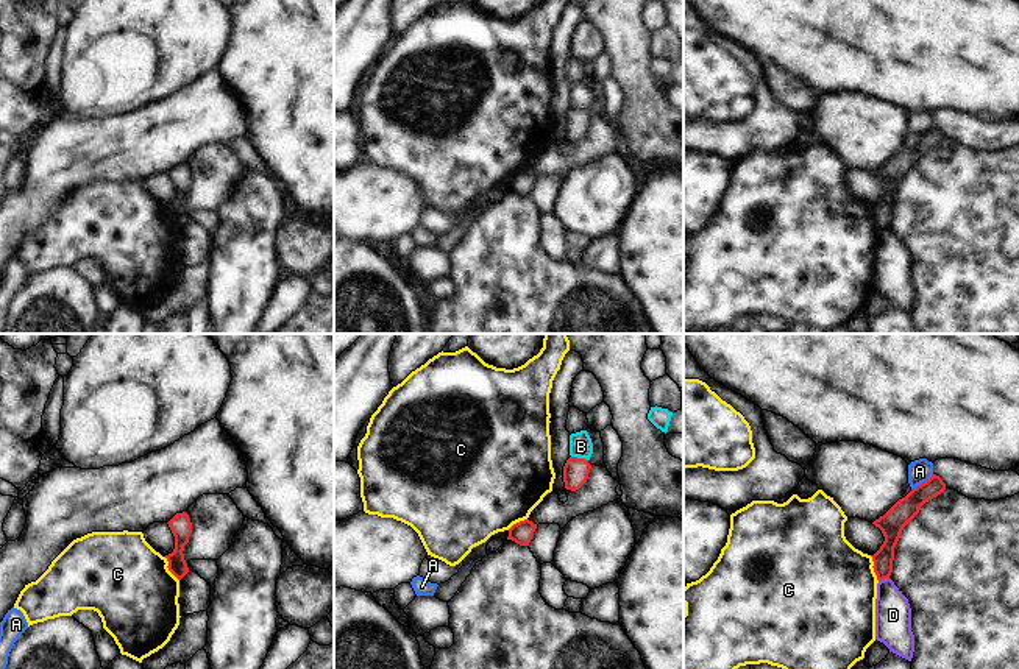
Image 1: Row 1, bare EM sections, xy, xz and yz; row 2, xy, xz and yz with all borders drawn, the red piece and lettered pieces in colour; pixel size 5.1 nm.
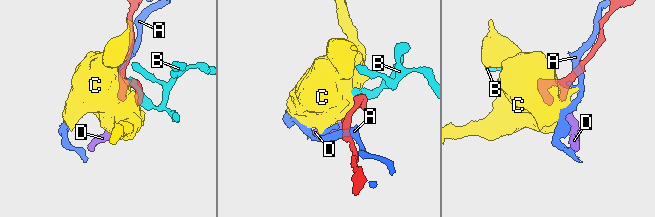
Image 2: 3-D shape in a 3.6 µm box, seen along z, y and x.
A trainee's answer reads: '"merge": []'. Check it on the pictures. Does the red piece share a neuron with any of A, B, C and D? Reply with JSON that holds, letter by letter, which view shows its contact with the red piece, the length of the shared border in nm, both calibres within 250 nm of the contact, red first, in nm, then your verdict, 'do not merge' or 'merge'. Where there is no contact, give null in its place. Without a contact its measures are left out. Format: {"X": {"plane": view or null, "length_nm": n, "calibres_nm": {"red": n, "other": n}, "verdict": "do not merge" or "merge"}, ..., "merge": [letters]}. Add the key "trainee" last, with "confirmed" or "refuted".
{"A": {"plane": "yz", "length_nm": 140, "calibres_nm": {"red": 120, "other": 120}, "verdict": "do not merge"}, "B": {"plane": "xz", "length_nm": 90, "calibres_nm": {"red": 130, "other": 120}, "verdict": "do not merge"}, "C": {"plane": "yz", "length_nm": 140, "calibres_nm": {"red": 130, "other": 480}, "verdict": "do not merge"}, "D": {"plane": "yz", "length_nm": 70, "calibres_nm": {"red": 100, "other": 190}, "verdict": "do not merge"}, "merge": [], "trainee": "confirmed"}

